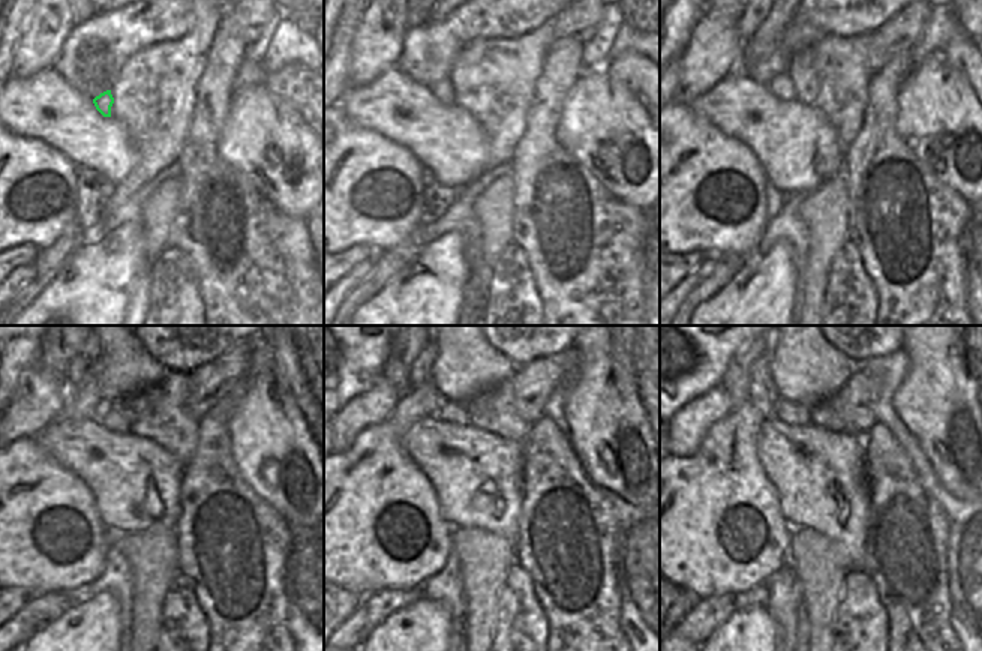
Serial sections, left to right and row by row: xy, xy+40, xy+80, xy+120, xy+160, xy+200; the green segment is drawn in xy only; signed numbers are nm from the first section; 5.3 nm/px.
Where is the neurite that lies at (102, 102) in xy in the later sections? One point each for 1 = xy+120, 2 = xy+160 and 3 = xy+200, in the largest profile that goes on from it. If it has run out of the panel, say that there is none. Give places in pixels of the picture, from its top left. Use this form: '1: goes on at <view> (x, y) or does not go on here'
1: goes on at xy+120 (113, 420)
2: goes on at xy+160 (455, 413)
3: goes on at xy+200 (792, 413)

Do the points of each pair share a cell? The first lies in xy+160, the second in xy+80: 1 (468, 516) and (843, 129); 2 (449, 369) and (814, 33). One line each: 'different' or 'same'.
1: different
2: same

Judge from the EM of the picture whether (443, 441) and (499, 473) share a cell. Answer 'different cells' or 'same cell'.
same cell

